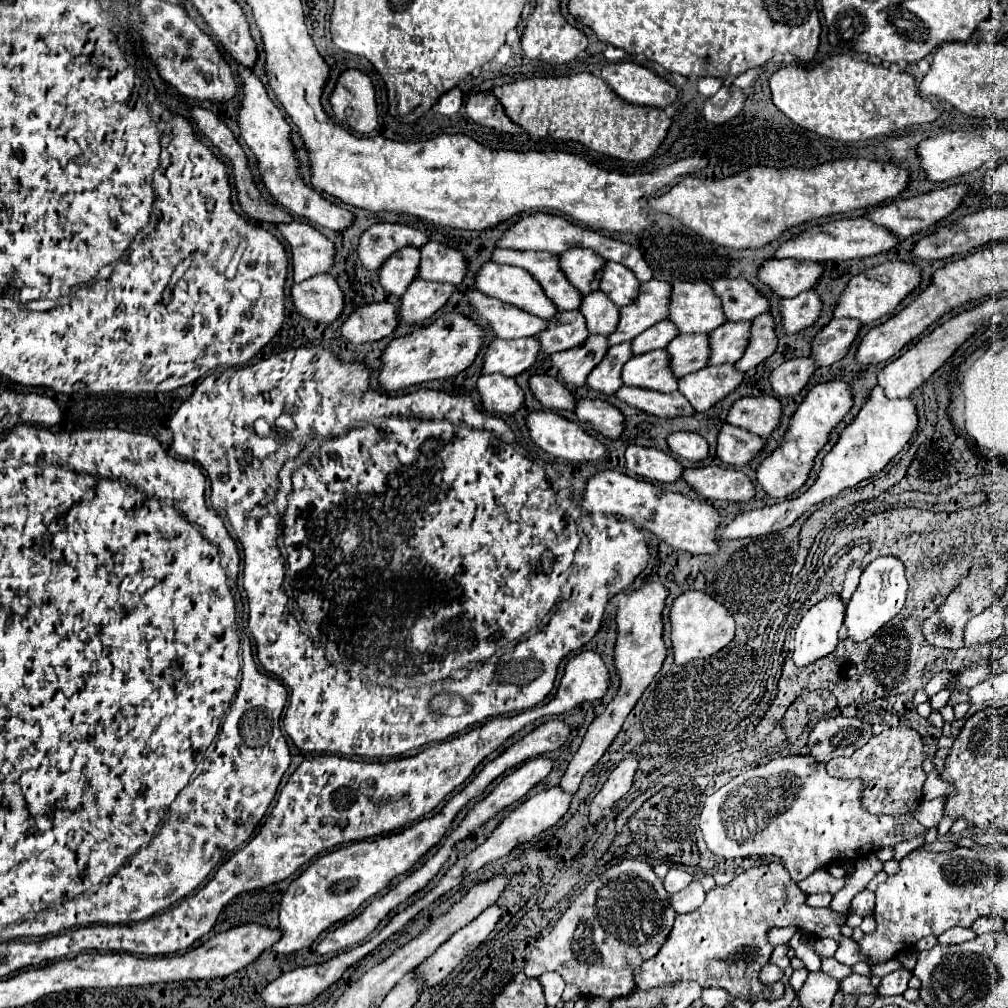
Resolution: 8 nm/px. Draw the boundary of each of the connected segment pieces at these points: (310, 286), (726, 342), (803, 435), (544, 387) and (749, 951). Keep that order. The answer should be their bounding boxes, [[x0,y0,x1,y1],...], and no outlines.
[[291,274,343,322],[709,322,751,364],[755,380,851,500],[529,374,575,410],[635,862,865,1002]]

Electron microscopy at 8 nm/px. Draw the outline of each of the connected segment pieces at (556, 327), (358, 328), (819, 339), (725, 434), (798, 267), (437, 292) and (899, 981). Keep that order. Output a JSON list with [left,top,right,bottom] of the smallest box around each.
[[535,310,589,354],[339,302,397,344],[811,318,861,366],[717,424,765,468],[757,258,823,298],[399,278,455,324],[877,968,913,996]]

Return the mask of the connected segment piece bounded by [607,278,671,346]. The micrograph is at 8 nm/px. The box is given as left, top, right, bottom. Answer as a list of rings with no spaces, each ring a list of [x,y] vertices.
[[[655,278],[649,282],[643,282],[635,302],[619,308],[619,324],[607,336],[607,342],[611,342],[611,346],[619,342],[629,342],[649,326],[665,320],[669,296],[671,296],[669,282],[661,282]]]

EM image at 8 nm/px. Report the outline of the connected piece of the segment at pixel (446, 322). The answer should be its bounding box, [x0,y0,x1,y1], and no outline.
[379,314,483,392]

